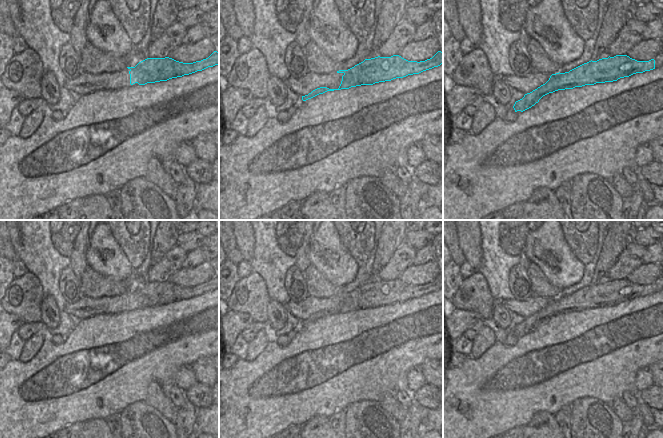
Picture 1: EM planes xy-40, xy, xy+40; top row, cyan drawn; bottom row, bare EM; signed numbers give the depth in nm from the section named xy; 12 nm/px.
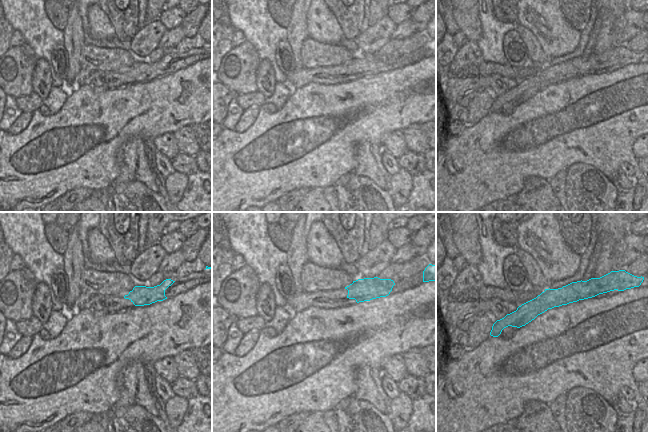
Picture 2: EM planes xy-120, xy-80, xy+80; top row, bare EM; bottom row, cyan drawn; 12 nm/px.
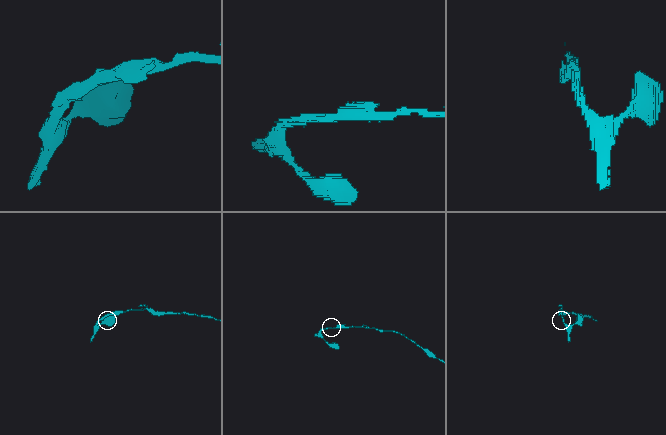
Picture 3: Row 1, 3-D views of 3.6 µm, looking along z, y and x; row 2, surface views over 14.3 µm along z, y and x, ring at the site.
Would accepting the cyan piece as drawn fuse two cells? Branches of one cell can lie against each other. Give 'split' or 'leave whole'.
split

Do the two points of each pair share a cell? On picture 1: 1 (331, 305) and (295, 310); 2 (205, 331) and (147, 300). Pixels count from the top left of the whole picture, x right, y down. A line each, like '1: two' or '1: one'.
1: one
2: two

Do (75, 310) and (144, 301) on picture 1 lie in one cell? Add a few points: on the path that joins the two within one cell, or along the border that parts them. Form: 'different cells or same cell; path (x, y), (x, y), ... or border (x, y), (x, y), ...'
same cell; path (92, 305), (116, 305), (127, 302)

